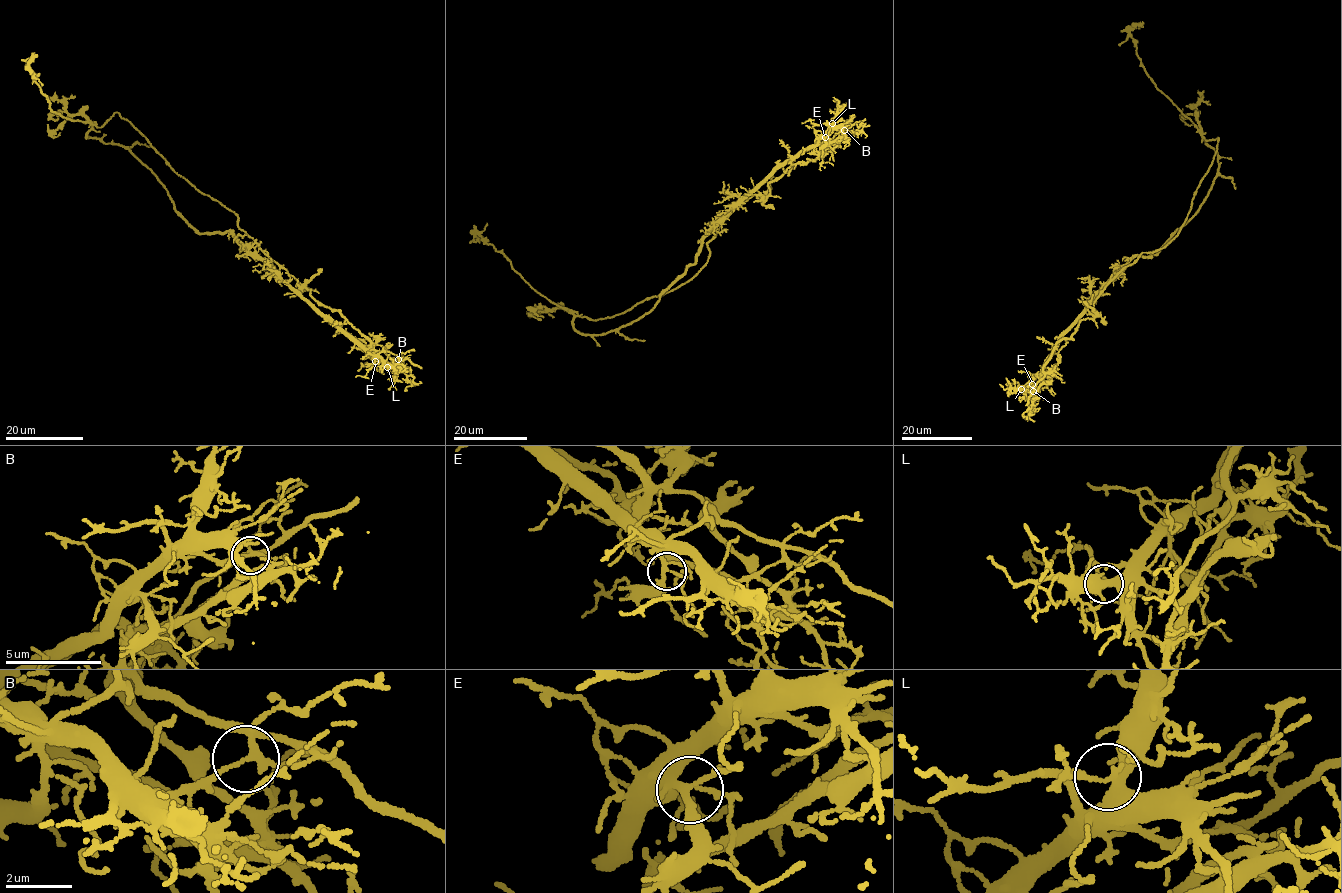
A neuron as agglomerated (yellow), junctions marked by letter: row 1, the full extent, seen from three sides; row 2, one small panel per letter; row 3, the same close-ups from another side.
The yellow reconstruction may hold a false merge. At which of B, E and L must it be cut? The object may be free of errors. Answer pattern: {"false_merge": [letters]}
{"false_merge": ["B"]}

